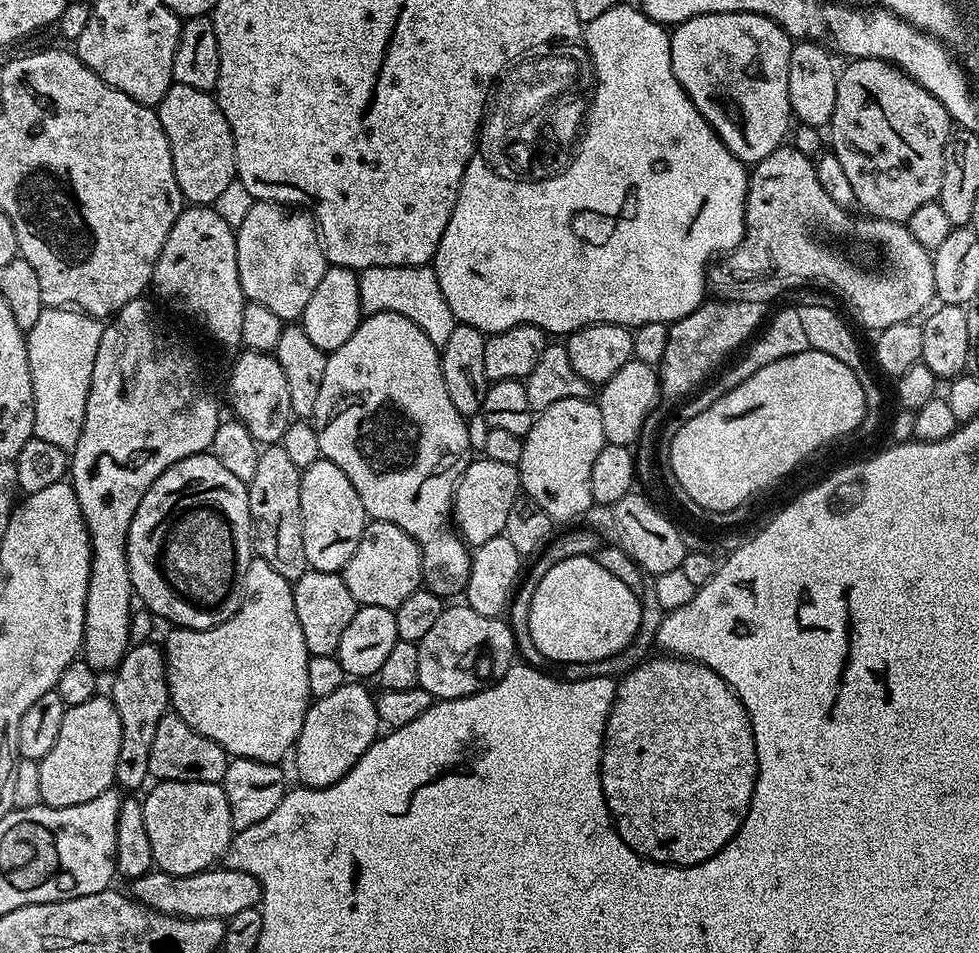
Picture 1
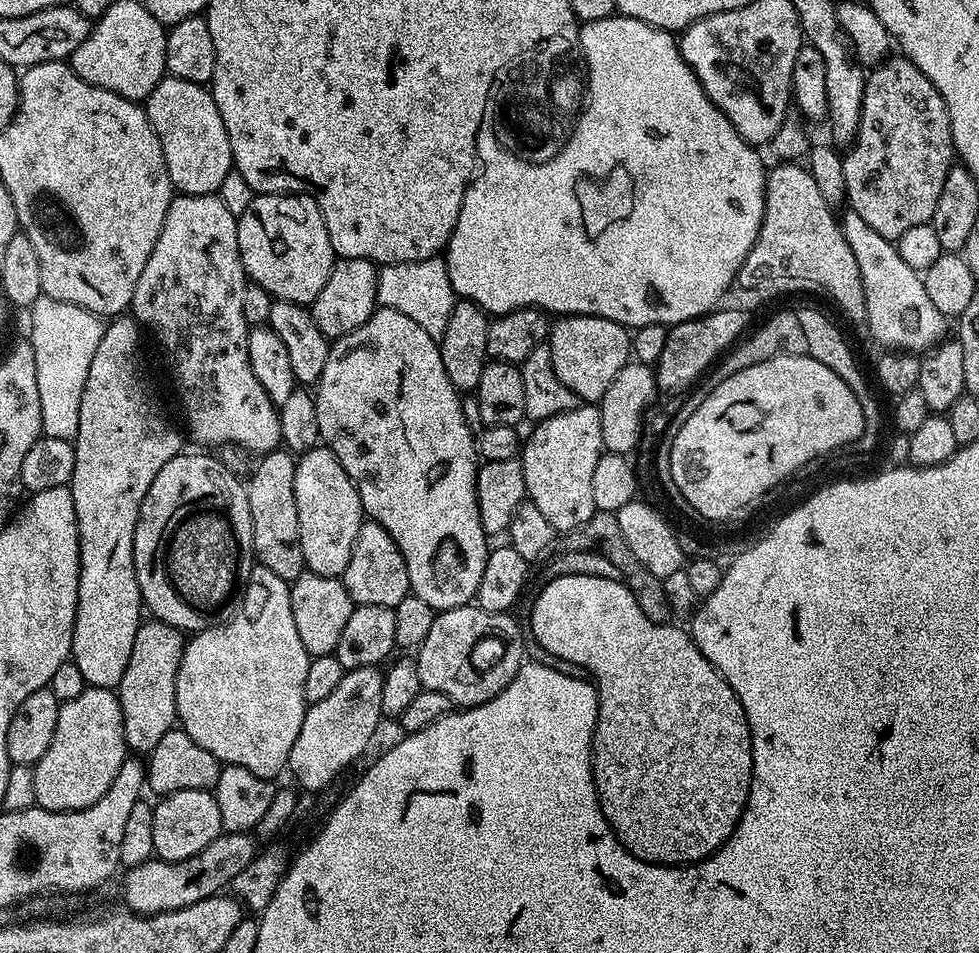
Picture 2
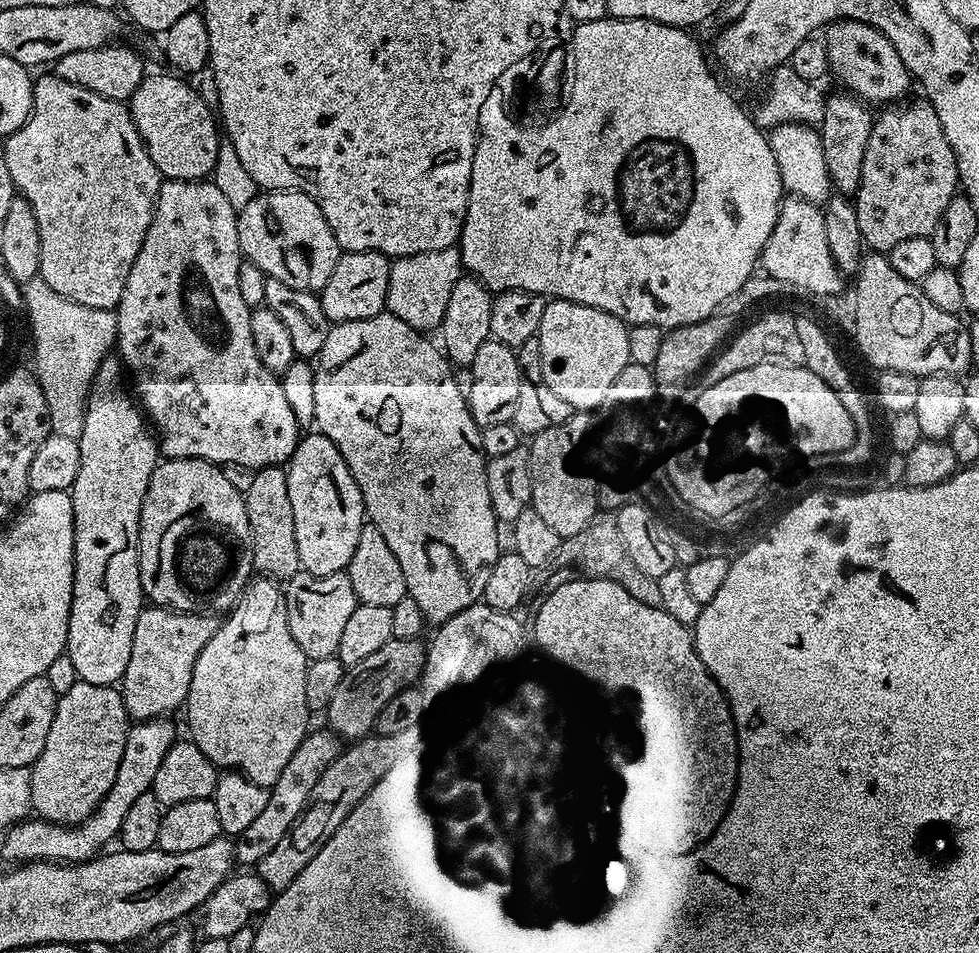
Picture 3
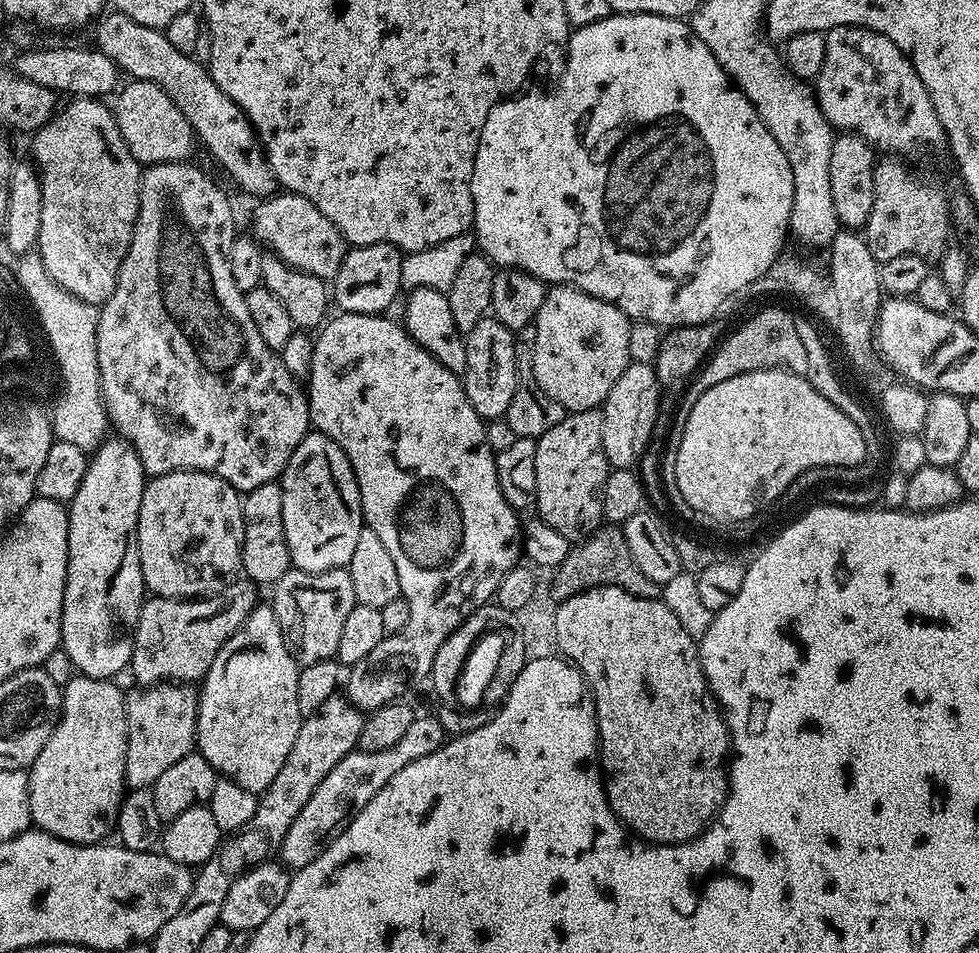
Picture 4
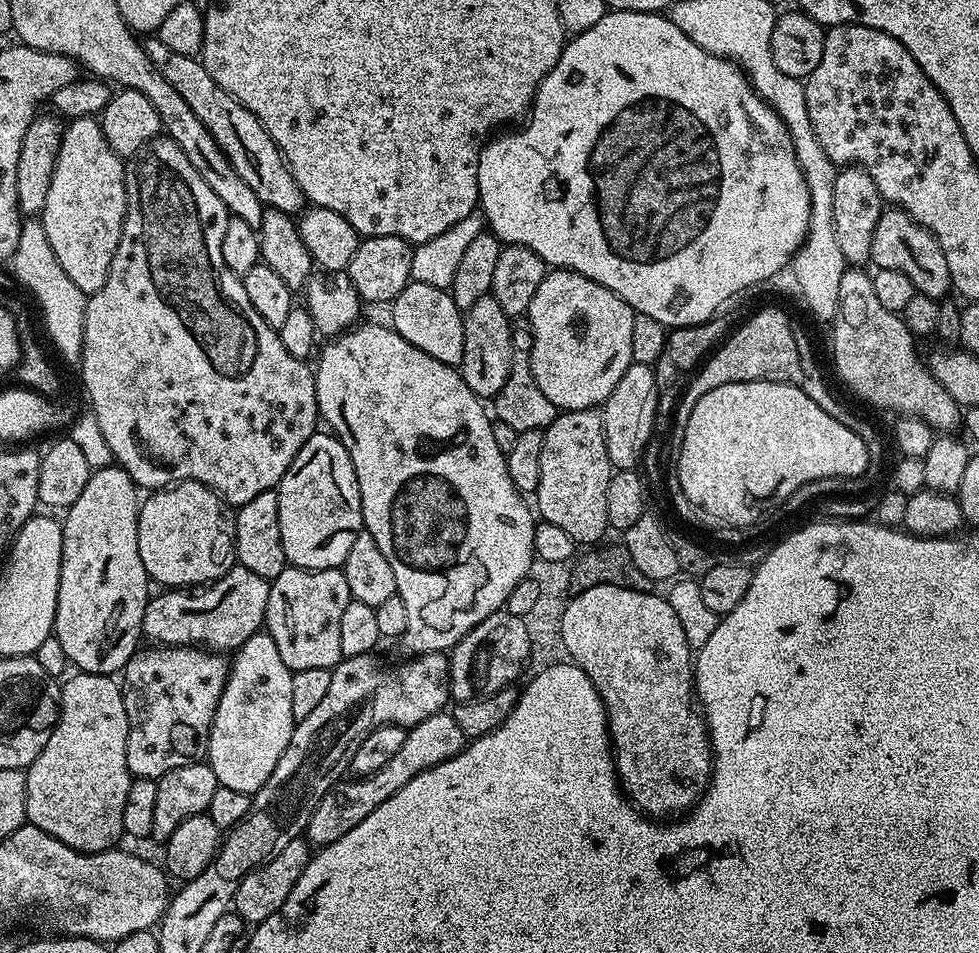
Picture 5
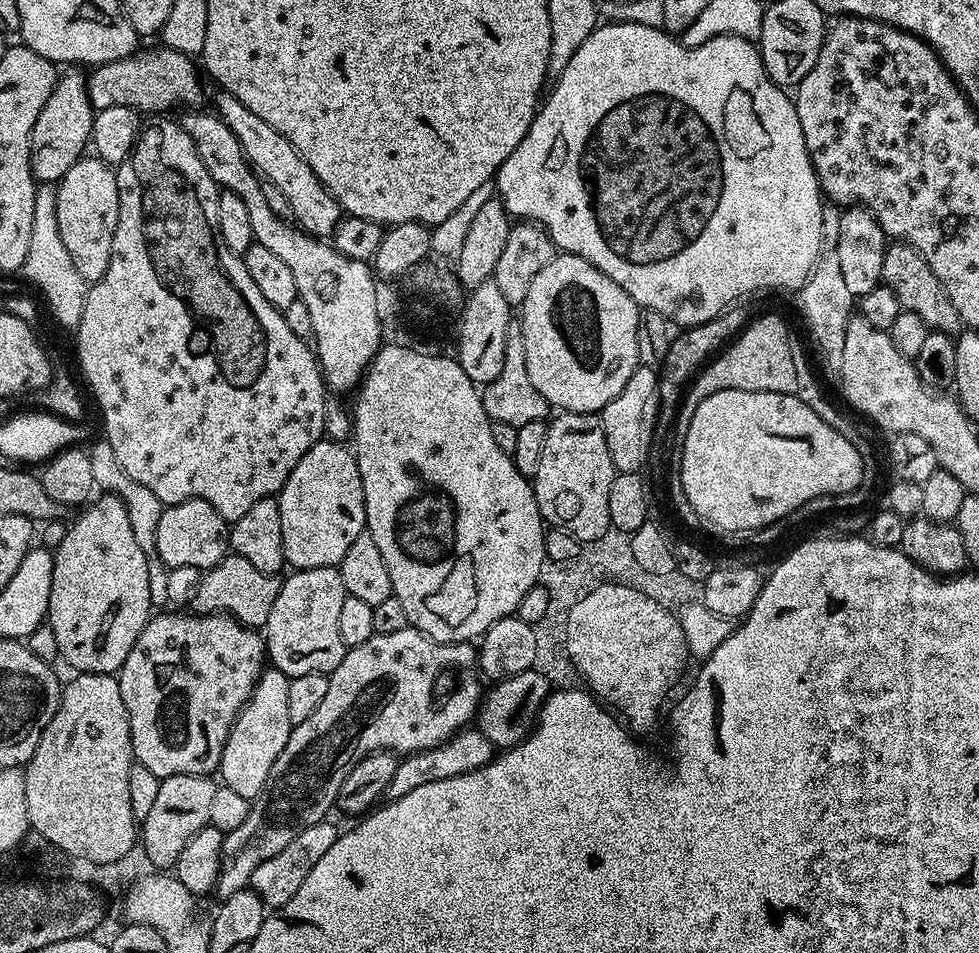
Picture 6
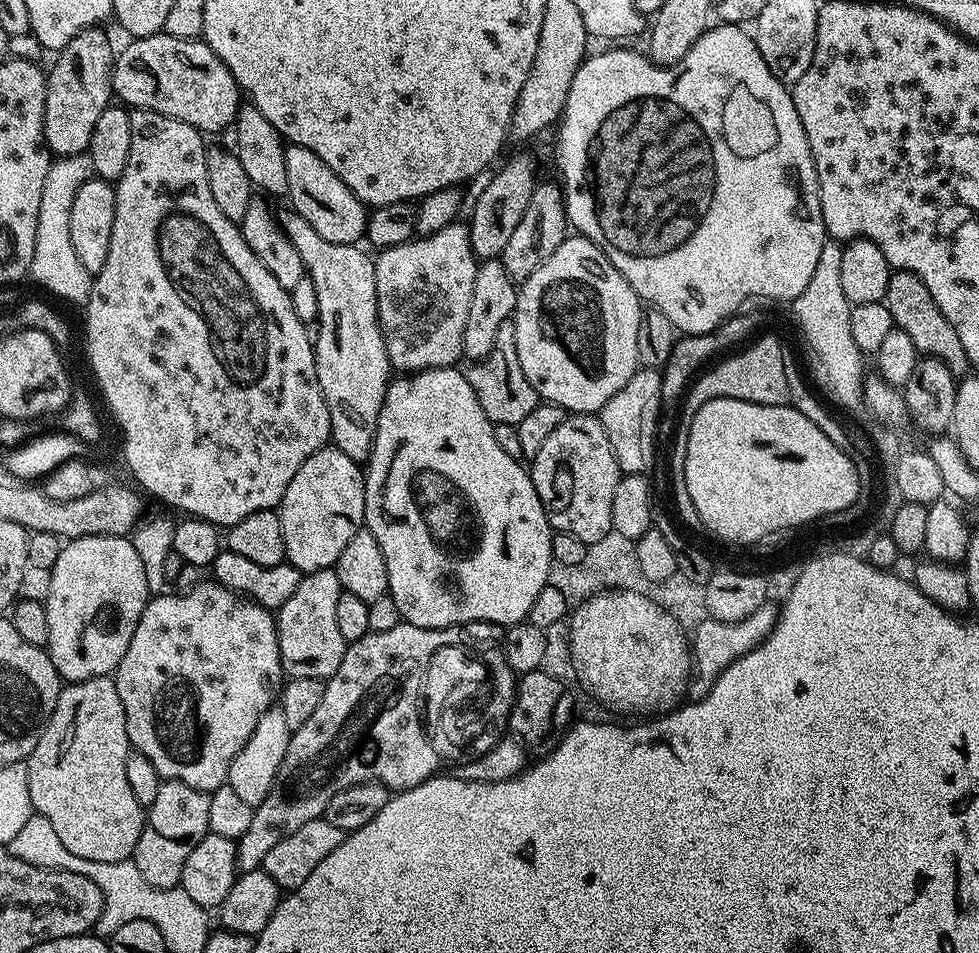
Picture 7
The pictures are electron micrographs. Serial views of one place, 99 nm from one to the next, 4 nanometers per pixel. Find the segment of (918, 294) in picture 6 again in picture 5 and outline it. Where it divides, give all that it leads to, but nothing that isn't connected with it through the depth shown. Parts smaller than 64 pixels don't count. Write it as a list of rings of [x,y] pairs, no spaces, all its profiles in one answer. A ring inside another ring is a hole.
[[[895,206],[885,207],[878,218],[878,226],[874,229],[874,242],[870,242],[871,263],[876,268],[898,270],[906,274],[910,282],[914,282],[917,293],[929,296],[931,300],[940,302],[945,299],[947,292],[953,291],[950,278],[950,266],[946,266],[946,256],[942,254],[940,244],[930,234],[930,230],[923,228],[910,214]]]

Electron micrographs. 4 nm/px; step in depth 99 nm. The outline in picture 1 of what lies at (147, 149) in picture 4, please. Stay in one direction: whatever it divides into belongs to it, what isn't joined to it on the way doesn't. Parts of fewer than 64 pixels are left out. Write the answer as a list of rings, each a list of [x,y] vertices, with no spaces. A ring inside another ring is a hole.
[[[173,83],[170,90],[158,105],[158,115],[162,122],[162,130],[170,142],[170,154],[174,162],[174,178],[178,178],[178,186],[182,190],[185,201],[192,206],[212,206],[216,199],[236,180],[236,155],[234,154],[234,134],[218,106],[212,92],[194,90],[194,86],[182,86]]]

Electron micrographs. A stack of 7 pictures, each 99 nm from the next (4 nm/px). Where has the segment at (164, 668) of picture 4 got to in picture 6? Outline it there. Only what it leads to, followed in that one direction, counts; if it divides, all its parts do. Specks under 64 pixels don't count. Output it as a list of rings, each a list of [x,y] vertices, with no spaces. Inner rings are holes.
[[[229,554],[201,576],[204,577],[192,596],[192,604],[196,607],[193,609],[197,613],[219,612],[234,617],[248,628],[263,629],[266,618],[270,618],[270,609],[274,607],[274,598],[280,593],[282,580],[279,575],[266,574],[246,562],[246,558]]]

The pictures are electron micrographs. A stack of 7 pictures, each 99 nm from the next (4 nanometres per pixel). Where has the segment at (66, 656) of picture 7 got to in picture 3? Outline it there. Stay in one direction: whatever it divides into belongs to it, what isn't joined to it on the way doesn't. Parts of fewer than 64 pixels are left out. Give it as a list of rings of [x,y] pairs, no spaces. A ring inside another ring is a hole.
[[[112,354],[105,356],[104,361],[98,366],[96,377],[92,379],[92,391],[88,393],[88,403],[84,405],[84,425],[79,439],[80,465],[78,466],[78,478],[70,489],[72,505],[74,506],[74,586],[72,587],[66,655],[70,658],[70,662],[74,662],[74,670],[83,683],[109,686],[119,685],[124,676],[126,662],[130,662],[130,646],[134,642],[134,626],[138,626],[138,614],[146,604],[144,587],[140,581],[140,511],[142,510],[142,502],[146,498],[146,486],[150,486],[150,478],[158,463],[157,437],[150,431],[149,425],[146,423],[141,409],[134,403],[133,397],[129,393],[129,397],[124,393],[123,384],[126,384],[126,376],[122,371],[119,359]]]

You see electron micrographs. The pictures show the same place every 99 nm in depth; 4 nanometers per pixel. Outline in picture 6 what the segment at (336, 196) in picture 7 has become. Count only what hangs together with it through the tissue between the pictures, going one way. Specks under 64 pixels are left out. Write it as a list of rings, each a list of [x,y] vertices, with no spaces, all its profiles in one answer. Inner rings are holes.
[[[221,91],[219,95],[214,106],[215,111],[240,139],[240,145],[244,147],[244,157],[253,169],[267,183],[278,186],[278,190],[282,190],[286,202],[290,202],[292,220],[309,236],[331,237],[336,227],[340,225],[342,209],[340,203],[324,189],[314,170],[301,158],[298,150],[294,150],[294,146],[290,146],[290,142],[286,142],[286,138],[282,138],[278,130],[274,130],[274,126],[266,126],[266,122],[262,122],[258,114],[250,114],[250,110],[246,110],[246,106],[242,106],[242,102],[238,102],[238,98],[234,98],[229,92]]]

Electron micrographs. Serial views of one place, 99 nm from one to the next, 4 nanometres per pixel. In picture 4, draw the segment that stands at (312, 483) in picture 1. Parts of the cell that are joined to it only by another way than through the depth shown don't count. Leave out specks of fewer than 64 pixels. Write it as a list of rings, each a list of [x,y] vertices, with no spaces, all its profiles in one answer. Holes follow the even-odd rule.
[[[309,431],[294,450],[278,483],[282,490],[282,524],[290,546],[292,568],[302,572],[347,568],[366,525],[360,487],[340,443],[323,432]]]

